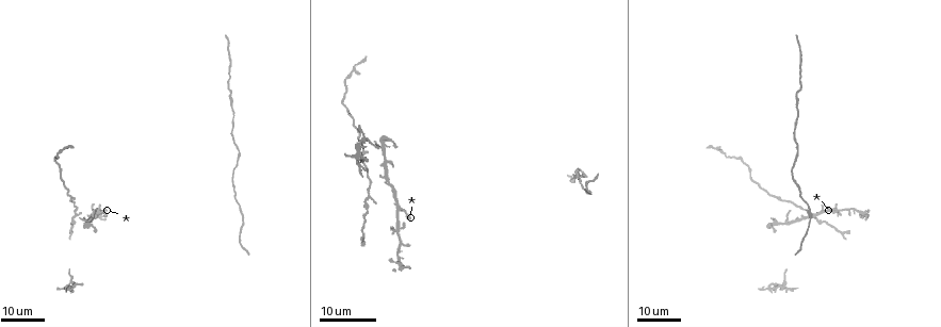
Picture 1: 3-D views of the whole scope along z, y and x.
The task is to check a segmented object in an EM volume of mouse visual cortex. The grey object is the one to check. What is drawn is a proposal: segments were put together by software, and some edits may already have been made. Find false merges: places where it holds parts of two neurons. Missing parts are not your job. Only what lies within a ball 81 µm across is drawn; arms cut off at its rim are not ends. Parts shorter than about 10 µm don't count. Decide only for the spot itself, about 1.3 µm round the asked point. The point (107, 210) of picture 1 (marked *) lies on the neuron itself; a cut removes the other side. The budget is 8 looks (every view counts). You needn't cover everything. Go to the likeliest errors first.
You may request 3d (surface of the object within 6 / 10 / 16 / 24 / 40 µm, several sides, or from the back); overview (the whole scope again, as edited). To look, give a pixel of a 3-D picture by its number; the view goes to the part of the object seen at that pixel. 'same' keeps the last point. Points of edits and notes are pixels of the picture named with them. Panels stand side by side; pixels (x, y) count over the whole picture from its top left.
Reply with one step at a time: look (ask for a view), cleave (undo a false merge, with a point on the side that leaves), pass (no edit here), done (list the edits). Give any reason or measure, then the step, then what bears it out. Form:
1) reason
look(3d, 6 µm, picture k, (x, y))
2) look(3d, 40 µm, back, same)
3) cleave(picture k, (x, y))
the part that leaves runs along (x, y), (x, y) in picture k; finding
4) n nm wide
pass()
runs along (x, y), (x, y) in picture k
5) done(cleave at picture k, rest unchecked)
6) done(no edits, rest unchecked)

look(3d, 16 µm, picture 1, (88, 223))

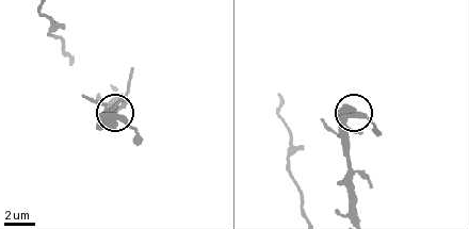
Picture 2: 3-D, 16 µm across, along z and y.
closer look
look(3d, 10 µm, picture 2, (347, 116))

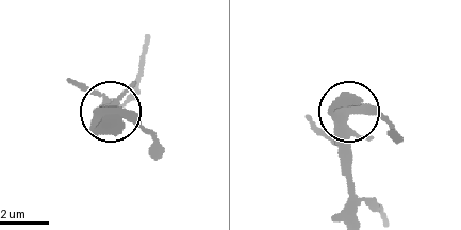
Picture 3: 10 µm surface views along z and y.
5 arms
pass()
runs along (352, 212), (346, 194), (348, 111), (371, 111), (399, 133) in picture 3; all the same neuron

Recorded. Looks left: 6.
looks like a crossing
look(3d, 16 µm, picture 1, (398, 208))

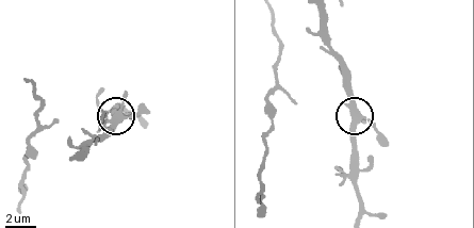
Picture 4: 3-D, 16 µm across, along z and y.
closer look
look(3d, 6 µm, picture 4, (113, 114))

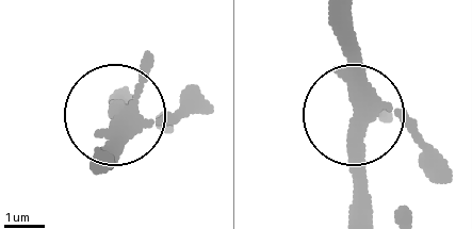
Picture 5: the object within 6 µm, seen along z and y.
side arm 13 µm
pass()
runs along (451, 169), (392, 115), (362, 112), (352, 123), (352, 214) in picture 5; one neuron here

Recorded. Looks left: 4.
three arms meet
look(3d, 16 µm, picture 1, (72, 216))

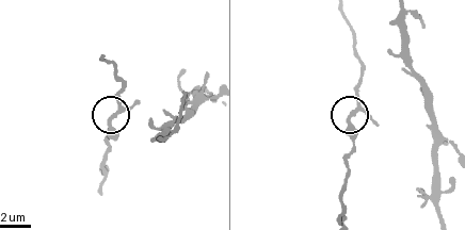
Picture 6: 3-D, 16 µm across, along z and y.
zoom in
look(3d, 10 µm, picture 6, (112, 116))

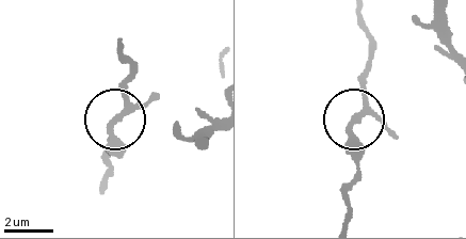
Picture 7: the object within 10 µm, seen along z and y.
pass()
all the same neuron

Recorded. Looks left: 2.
calibre changes
look(3d, 24 µm, picture 1, (233, 144))

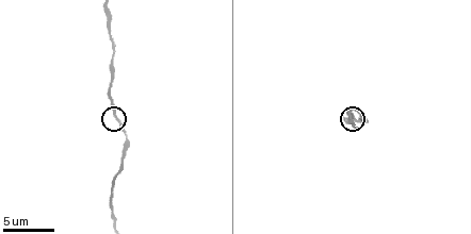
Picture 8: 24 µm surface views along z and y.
zoom in
look(3d, 6 µm, picture 8, (118, 118))

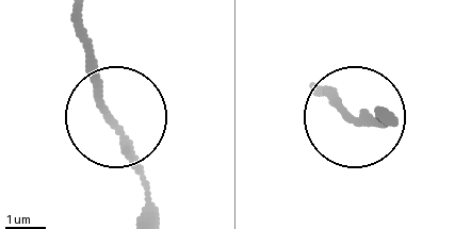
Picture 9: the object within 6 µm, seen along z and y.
160 nm wide
pass()
continuous, no second neuron

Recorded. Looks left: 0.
done(no edits, rest unchecked)

